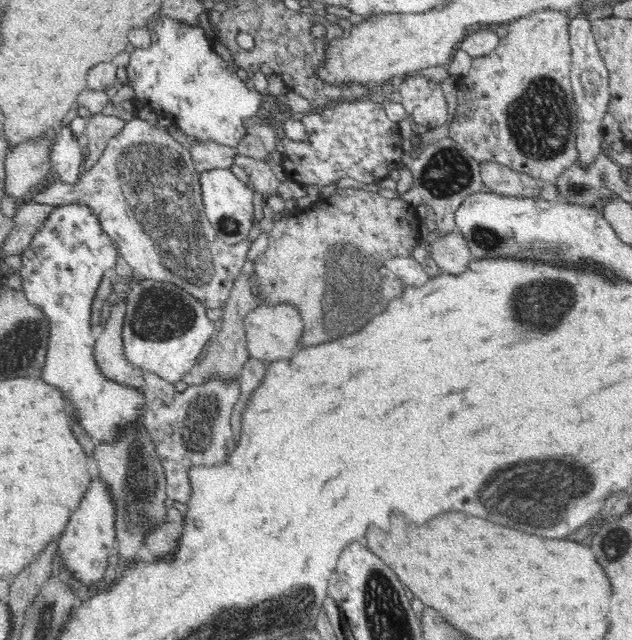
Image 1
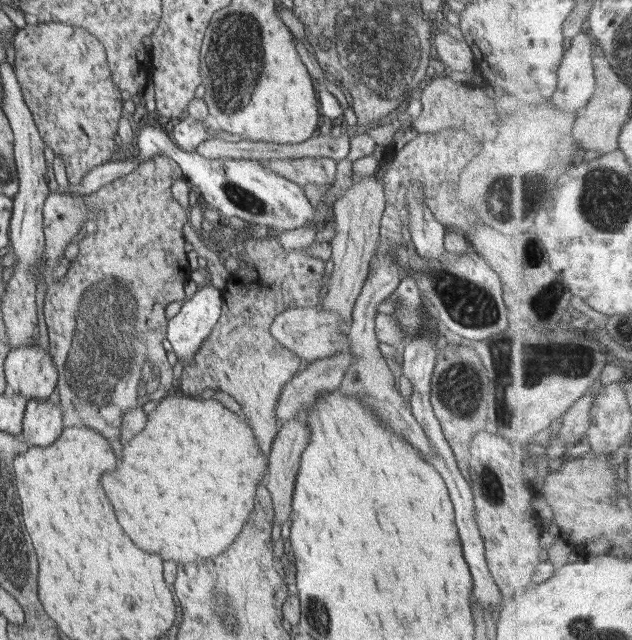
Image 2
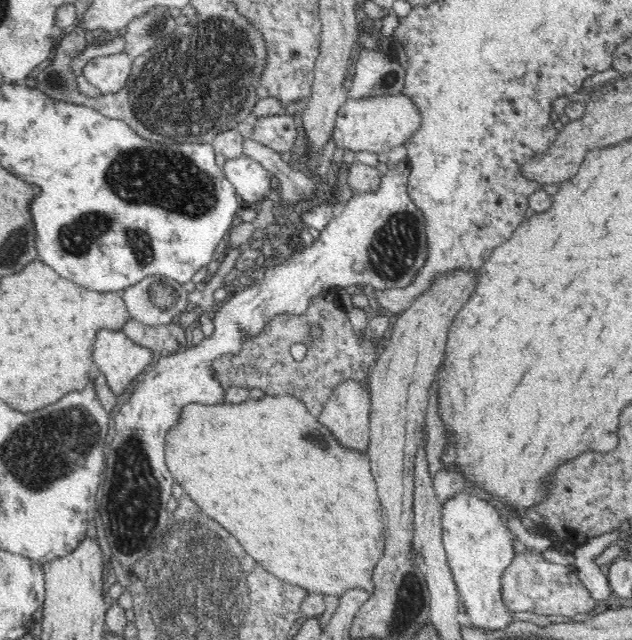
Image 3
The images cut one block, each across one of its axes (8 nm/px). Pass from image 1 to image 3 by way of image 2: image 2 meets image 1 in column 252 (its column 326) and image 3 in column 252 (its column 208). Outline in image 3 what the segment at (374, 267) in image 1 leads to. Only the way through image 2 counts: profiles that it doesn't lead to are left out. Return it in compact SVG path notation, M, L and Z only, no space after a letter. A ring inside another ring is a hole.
M326 287L311 300L304 314L274 316L263 333L246 337L242 341L242 350L232 355L230 368L224 372L216 370L216 378L224 392L262 390L266 395L292 395L302 400L306 409L318 417L332 390L340 382L366 380L377 360L376 348L365 334L362 338L354 335L350 318L339 304L339 290L340 288ZM319 323L322 335L313 340L310 329ZM294 344L304 344L308 349L302 362L296 362L291 356Z

